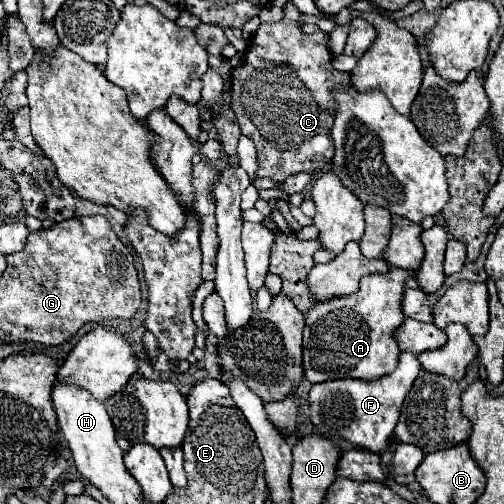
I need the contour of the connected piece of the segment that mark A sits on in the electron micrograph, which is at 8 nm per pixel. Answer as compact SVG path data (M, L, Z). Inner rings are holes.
M391 268L385 274L367 274L361 278L359 290L353 296L335 296L333 300L323 300L315 304L305 314L305 328L303 328L303 370L305 378L311 384L327 382L335 378L363 378L375 380L377 376L391 374L397 368L397 340L395 330L405 322L405 314L401 308L401 300L405 294L405 284L413 278L417 270L405 268Z

